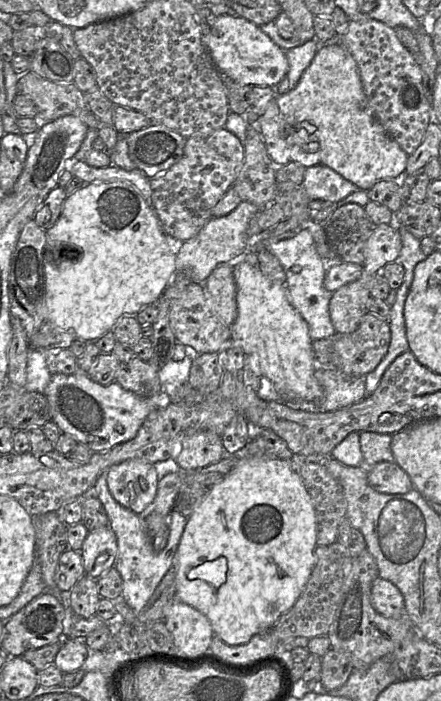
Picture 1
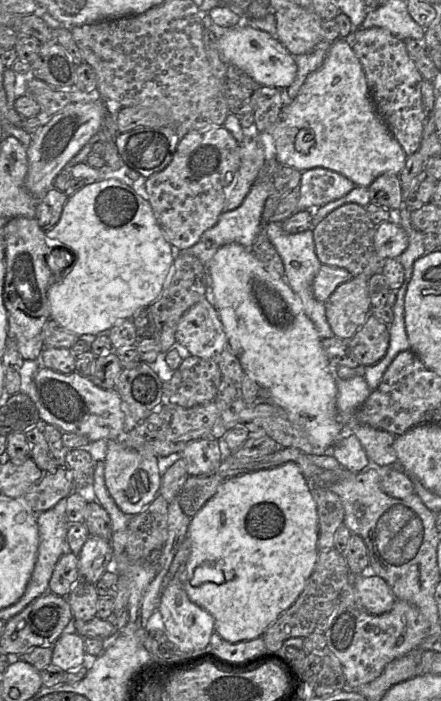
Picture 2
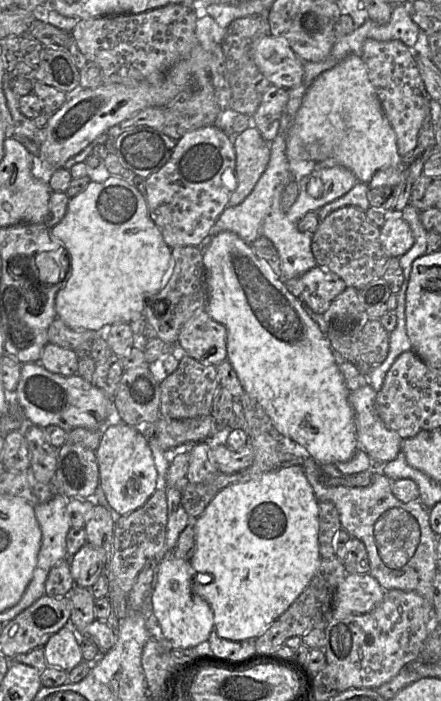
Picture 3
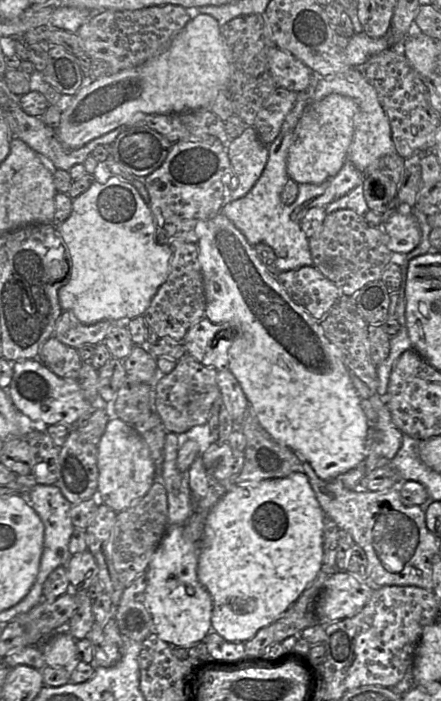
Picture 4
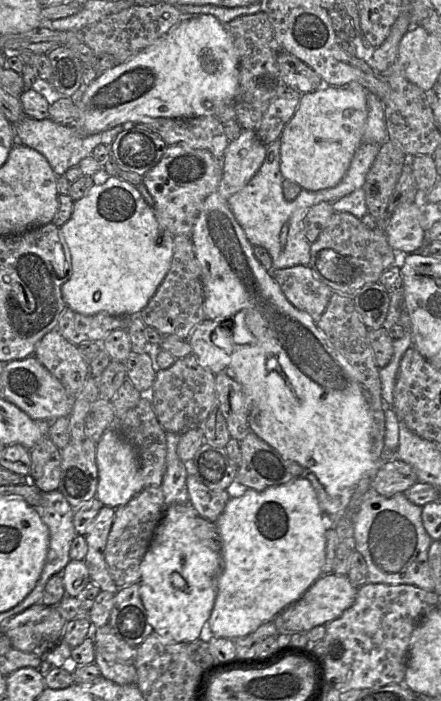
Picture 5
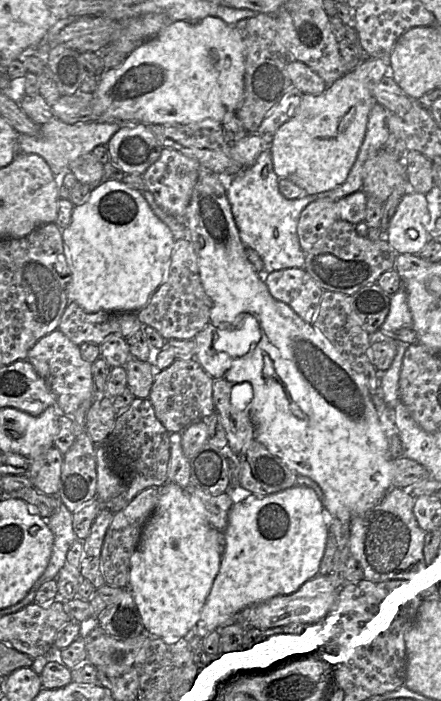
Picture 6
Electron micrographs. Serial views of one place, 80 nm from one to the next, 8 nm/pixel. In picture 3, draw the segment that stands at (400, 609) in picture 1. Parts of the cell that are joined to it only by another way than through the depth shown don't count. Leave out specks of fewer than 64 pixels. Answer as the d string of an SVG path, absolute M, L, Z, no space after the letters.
M346 574L336 588L331 618L369 613L382 602L384 595L385 590L370 574Z

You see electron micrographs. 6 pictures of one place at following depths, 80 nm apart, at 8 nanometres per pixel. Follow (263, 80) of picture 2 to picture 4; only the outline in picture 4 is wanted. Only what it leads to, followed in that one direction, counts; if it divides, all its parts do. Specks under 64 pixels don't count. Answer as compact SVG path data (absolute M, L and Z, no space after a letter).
M272 46L268 51L268 62L277 87L299 93L310 86L312 70L290 52Z

